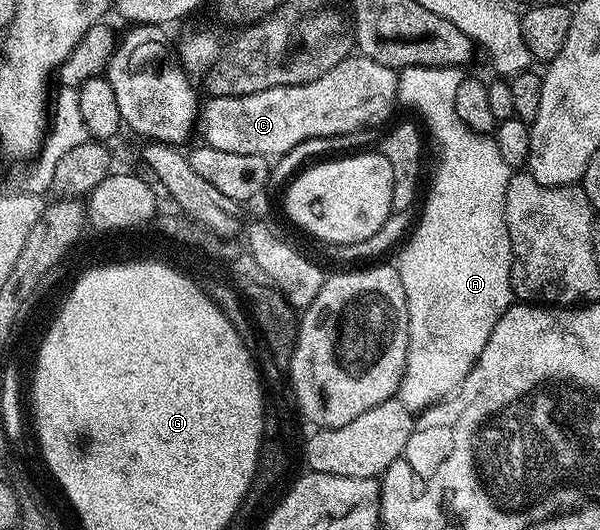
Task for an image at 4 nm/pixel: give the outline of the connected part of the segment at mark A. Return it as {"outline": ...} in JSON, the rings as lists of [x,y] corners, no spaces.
{"outline":[[[406,67],[399,72],[396,81],[396,98],[398,100],[399,106],[402,108],[409,107],[412,111],[417,111],[418,114],[424,118],[423,126],[426,128],[428,126],[428,131],[430,134],[436,138],[436,143],[440,146],[440,168],[436,171],[436,180],[432,183],[432,192],[428,195],[428,200],[424,203],[424,212],[420,215],[420,224],[413,226],[411,228],[410,234],[407,236],[406,242],[399,248],[400,260],[394,263],[396,272],[400,275],[400,280],[402,281],[402,289],[406,293],[406,305],[408,306],[408,364],[404,370],[404,376],[400,382],[400,389],[398,392],[398,398],[402,401],[402,405],[406,405],[406,409],[410,409],[413,413],[419,413],[425,411],[428,407],[434,406],[436,403],[440,402],[441,399],[448,398],[457,387],[462,385],[462,381],[469,375],[469,373],[474,369],[474,365],[478,361],[478,357],[482,353],[482,349],[486,349],[486,341],[490,341],[490,333],[494,333],[494,325],[498,325],[498,321],[502,317],[502,313],[507,307],[512,306],[514,302],[514,296],[512,293],[512,242],[510,241],[510,233],[506,229],[506,185],[511,181],[514,171],[513,168],[508,167],[506,162],[502,161],[502,156],[498,153],[498,145],[496,144],[495,138],[489,137],[488,135],[479,135],[477,131],[471,131],[466,125],[462,125],[462,121],[458,117],[458,113],[454,109],[454,96],[458,93],[458,85],[462,85],[462,81],[465,79],[466,75],[461,68],[458,67]]]}

